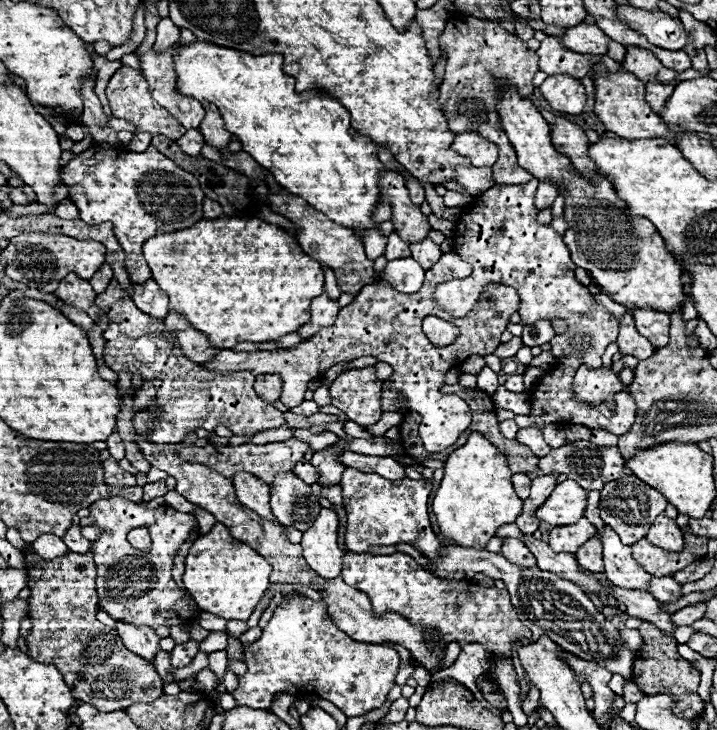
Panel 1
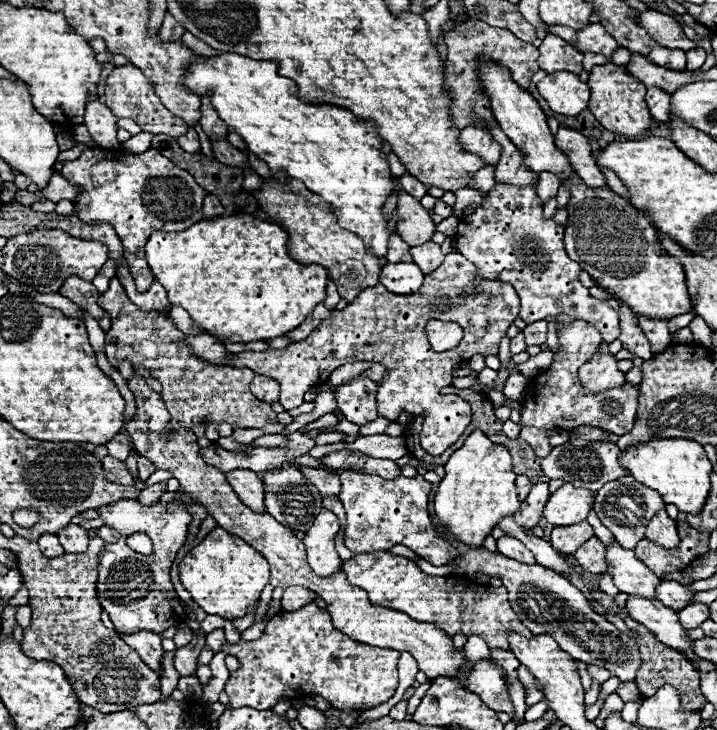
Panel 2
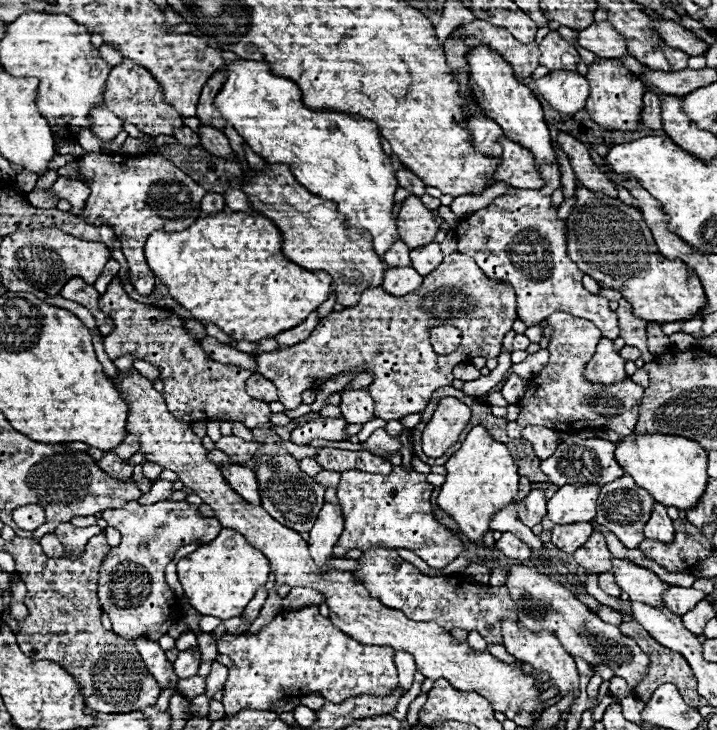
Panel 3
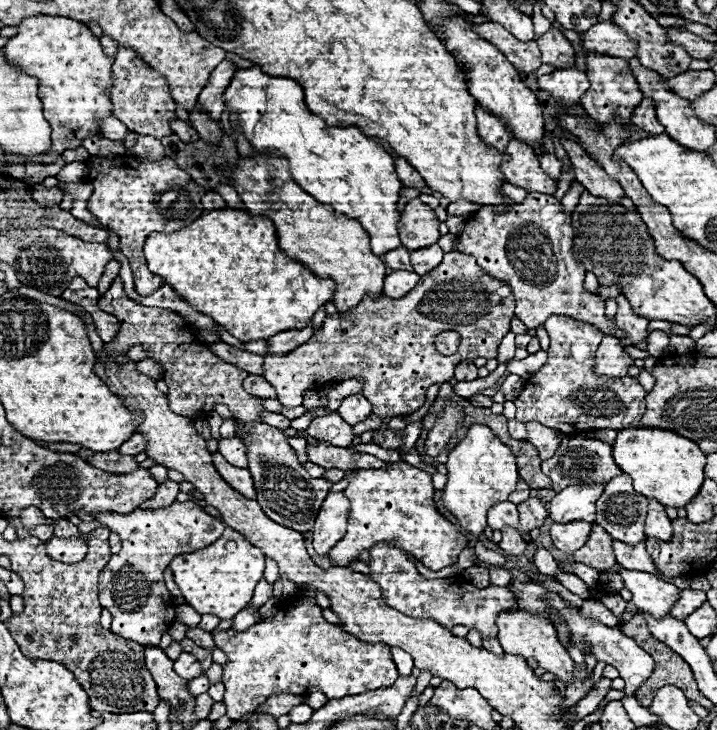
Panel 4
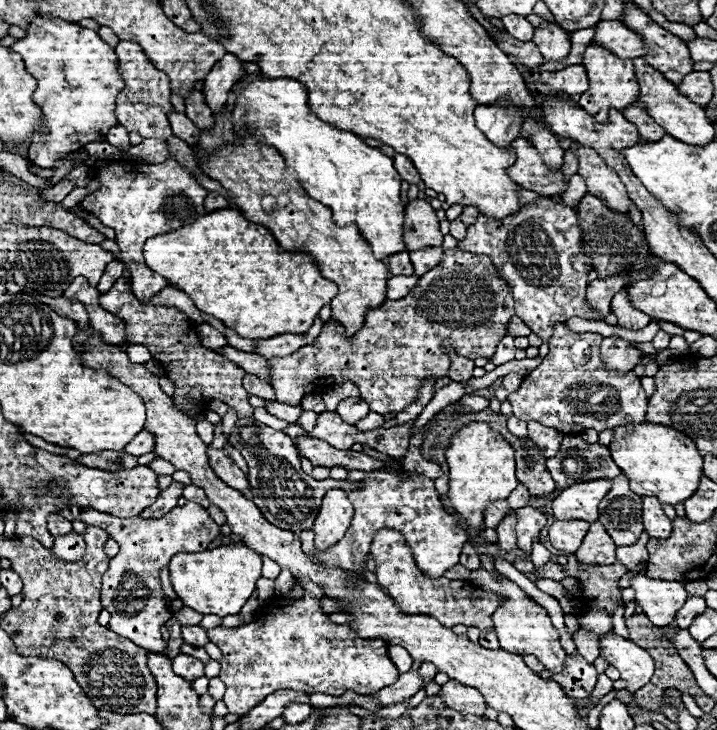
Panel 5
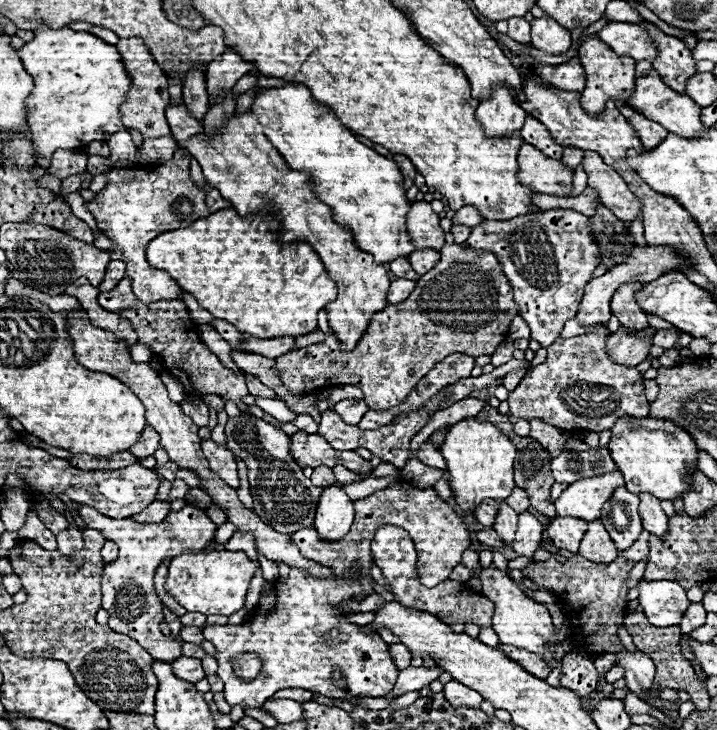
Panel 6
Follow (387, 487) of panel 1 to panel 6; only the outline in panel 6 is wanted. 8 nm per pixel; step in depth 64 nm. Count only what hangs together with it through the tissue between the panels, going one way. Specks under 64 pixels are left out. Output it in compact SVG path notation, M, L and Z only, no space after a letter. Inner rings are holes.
M396 480L388 488L356 500L354 506L354 524L342 540L322 542L314 527L292 534L292 542L300 548L304 558L334 568L334 580L314 580L306 572L292 568L286 584L274 582L272 590L262 594L250 622L242 626L204 628L204 638L218 650L218 676L224 682L224 698L230 706L260 708L282 688L304 688L330 698L342 698L346 692L352 696L380 698L384 692L392 690L398 668L390 658L388 644L378 634L364 632L362 626L350 624L342 618L344 612L336 610L334 604L342 600L362 600L374 592L370 576L370 540L382 524L394 524L410 534L418 552L416 568L420 582L428 586L446 580L452 568L460 564L460 556L470 544L470 532L462 518L438 498L434 488L418 488L406 480ZM244 652L254 652L262 658L262 672L248 682L238 680L232 672L232 658ZM334 670L344 670L346 690L332 682Z

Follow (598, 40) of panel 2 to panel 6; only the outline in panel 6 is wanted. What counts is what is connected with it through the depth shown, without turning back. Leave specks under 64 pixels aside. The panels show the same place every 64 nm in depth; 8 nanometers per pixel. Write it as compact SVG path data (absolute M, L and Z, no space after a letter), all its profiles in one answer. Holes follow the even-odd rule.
M608 22L598 38L610 46L618 56L630 56L634 60L652 60L656 56L656 48L652 38L644 34L642 28L628 22Z

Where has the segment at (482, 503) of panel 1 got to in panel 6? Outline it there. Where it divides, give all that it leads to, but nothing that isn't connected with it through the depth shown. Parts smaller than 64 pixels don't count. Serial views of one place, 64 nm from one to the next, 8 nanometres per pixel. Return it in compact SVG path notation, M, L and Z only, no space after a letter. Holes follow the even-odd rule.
M466 418L450 426L446 442L440 448L444 460L448 462L450 486L456 496L456 504L468 516L482 504L482 500L506 500L514 488L514 456L516 446L504 436L494 424L480 422L476 418Z

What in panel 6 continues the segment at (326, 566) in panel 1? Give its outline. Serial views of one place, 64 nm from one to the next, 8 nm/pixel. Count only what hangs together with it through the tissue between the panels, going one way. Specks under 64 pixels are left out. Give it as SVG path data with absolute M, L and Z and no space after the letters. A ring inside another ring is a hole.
M328 486L318 500L314 516L314 528L320 540L326 542L340 540L350 530L352 520L354 520L352 500L340 486Z

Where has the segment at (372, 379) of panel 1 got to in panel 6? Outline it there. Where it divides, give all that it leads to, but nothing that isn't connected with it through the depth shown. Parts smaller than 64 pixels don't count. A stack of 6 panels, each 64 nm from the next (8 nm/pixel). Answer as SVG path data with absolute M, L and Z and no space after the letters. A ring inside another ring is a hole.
M342 400L334 406L334 410L342 416L342 420L346 420L346 424L358 424L360 418L368 412L368 406L364 400Z

